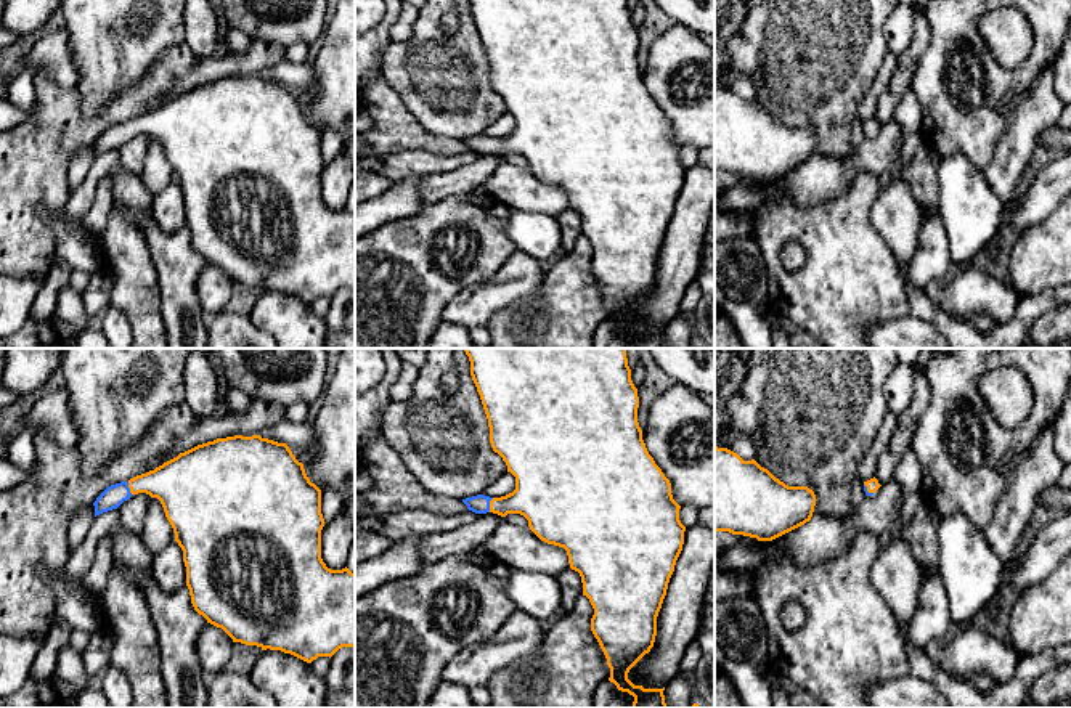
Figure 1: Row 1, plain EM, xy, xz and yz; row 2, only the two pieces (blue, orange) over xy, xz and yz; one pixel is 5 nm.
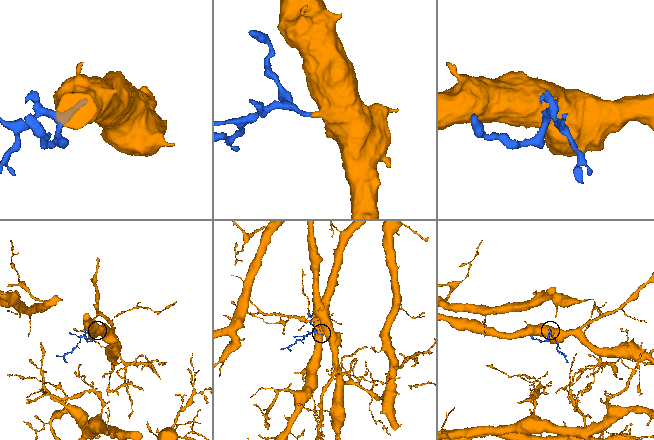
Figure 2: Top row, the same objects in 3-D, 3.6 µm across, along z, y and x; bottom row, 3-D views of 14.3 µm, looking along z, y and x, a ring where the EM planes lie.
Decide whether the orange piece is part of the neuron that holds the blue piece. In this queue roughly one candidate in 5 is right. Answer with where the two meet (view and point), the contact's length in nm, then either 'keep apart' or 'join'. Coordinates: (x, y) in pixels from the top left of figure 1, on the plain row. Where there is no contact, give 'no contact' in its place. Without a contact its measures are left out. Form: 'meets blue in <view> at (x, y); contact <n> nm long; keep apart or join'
meets blue in xz at (488, 145); contact 80 nm long; join

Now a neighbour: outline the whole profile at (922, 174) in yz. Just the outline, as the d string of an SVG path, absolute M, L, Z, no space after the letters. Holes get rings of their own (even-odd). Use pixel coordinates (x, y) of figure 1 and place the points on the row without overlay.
M922 143L912 162L904 172L914 197L922 210L922 223L931 215L938 214L938 156L926 144Z

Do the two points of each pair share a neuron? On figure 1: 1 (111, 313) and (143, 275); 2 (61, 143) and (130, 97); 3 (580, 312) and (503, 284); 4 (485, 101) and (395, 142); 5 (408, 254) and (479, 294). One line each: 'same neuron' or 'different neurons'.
1: different neurons
2: same neuron
3: different neurons
4: different neurons
5: different neurons

